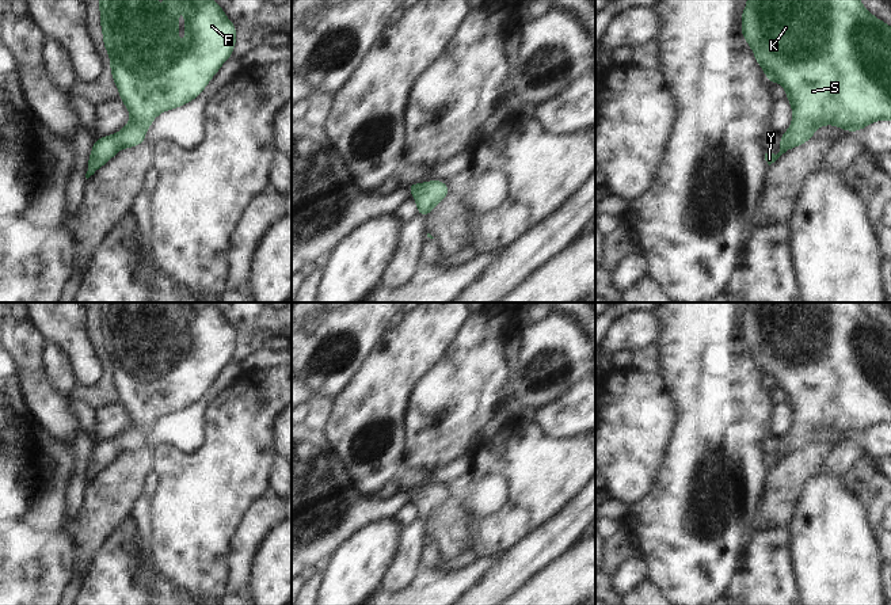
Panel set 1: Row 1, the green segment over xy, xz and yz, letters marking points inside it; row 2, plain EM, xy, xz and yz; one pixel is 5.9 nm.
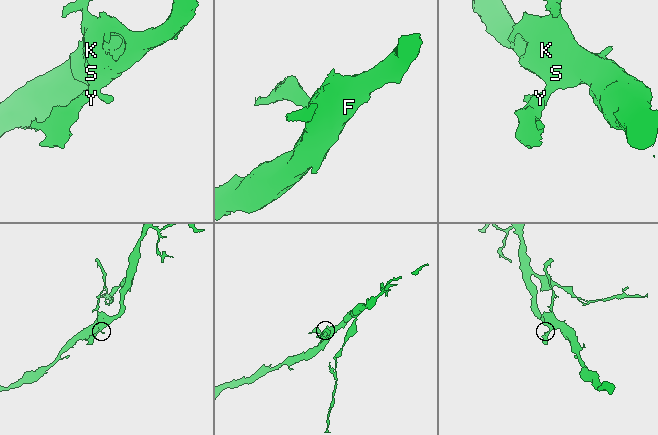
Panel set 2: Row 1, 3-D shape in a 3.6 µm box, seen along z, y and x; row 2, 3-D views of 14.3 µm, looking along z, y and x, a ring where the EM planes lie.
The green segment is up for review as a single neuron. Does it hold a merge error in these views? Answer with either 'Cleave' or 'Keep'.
Keep.

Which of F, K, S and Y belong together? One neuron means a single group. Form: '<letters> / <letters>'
F K S Y

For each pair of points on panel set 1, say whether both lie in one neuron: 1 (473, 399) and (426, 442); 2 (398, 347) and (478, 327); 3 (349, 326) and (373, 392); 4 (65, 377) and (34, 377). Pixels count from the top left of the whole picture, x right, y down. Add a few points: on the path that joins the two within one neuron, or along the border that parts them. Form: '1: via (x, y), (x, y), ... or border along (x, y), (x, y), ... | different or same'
1: via (461, 407), (438, 430) | same
2: border along (469, 316), (440, 360) | different
3: border along (381, 335), (345, 388) | different
4: border along (42, 346), (42, 369), (48, 380), (67, 395) | different

